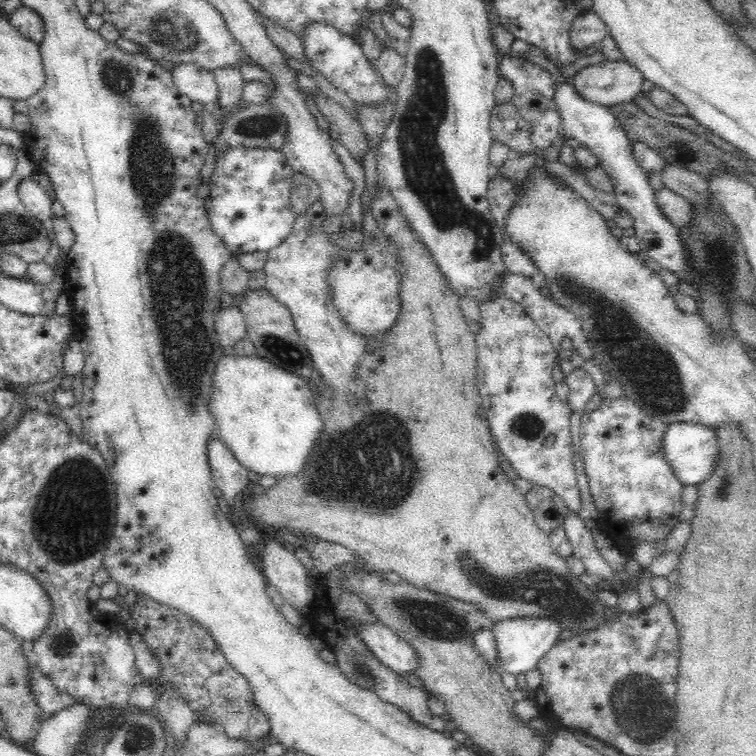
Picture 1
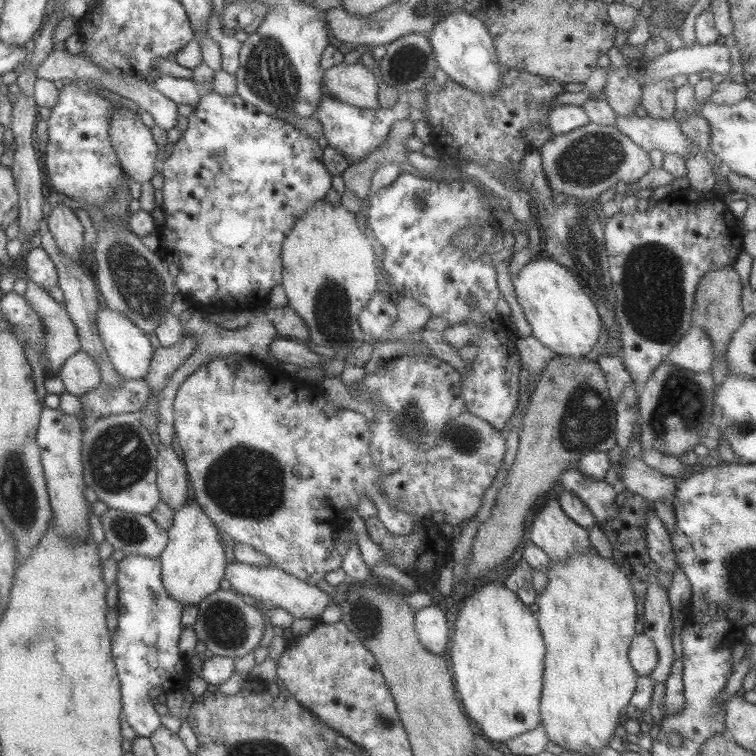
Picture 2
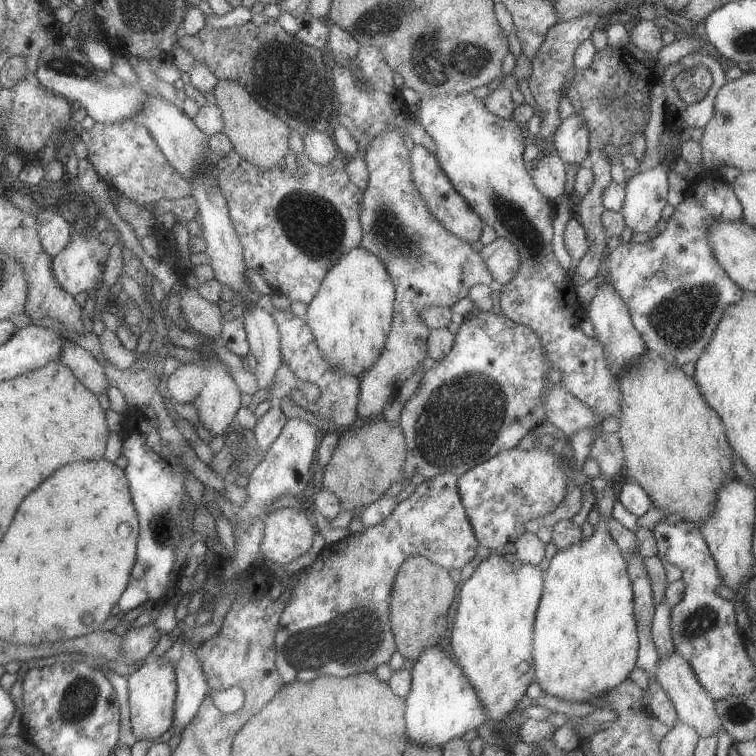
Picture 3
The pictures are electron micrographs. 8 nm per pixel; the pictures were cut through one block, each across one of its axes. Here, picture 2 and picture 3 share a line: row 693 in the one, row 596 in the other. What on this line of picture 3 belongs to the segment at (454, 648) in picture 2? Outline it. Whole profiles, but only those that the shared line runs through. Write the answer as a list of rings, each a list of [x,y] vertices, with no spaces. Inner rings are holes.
[[[500,554],[475,561],[475,571],[457,588],[457,608],[451,651],[487,714],[495,724],[525,703],[527,687],[534,682],[532,631],[543,593],[543,573],[535,565],[509,563]]]

